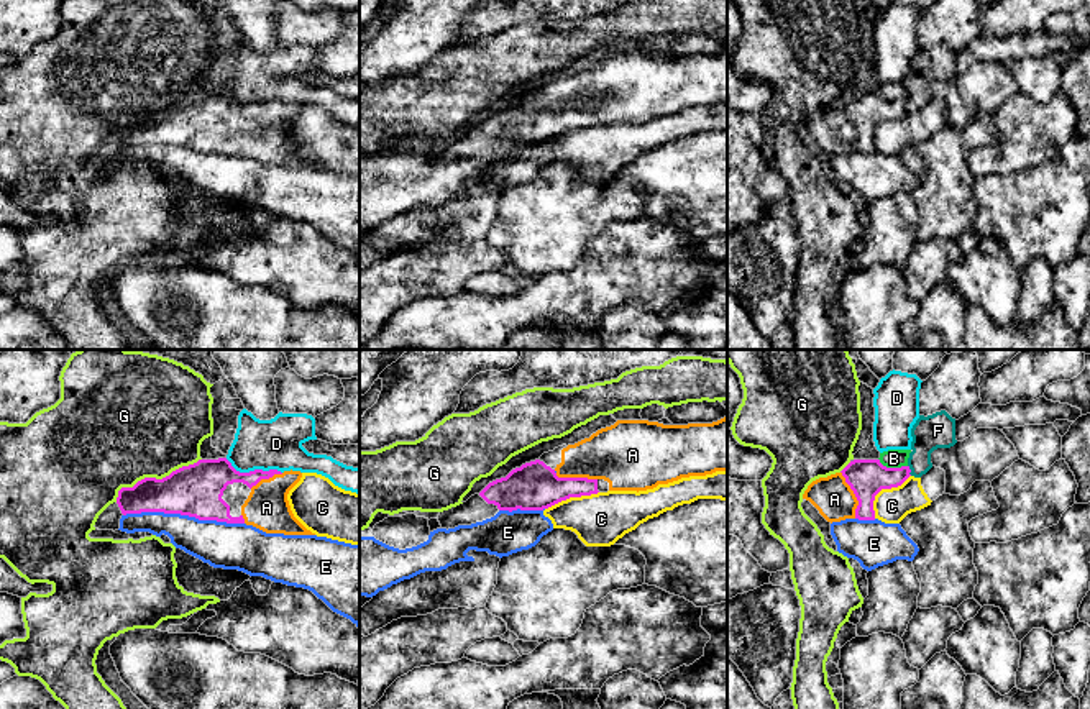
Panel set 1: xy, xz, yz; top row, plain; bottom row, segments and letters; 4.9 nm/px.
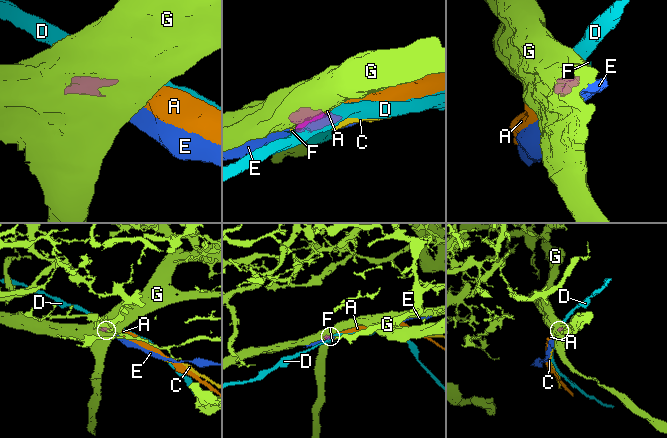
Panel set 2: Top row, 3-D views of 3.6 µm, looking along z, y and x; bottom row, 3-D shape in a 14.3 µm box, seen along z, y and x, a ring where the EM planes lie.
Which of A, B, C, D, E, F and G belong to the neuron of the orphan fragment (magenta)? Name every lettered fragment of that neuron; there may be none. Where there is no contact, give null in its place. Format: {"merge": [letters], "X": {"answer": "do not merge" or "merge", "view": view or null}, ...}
{"merge": ["A"], "A": {"answer": "merge", "view": "yz"}, "B": {"answer": "do not merge", "view": "yz"}, "C": {"answer": "do not merge", "view": "yz"}, "D": {"answer": "do not merge", "view": "xy"}, "E": {"answer": "do not merge", "view": "xy"}, "F": {"answer": "do not merge", "view": "yz"}, "G": {"answer": "do not merge", "view": "xy"}}

